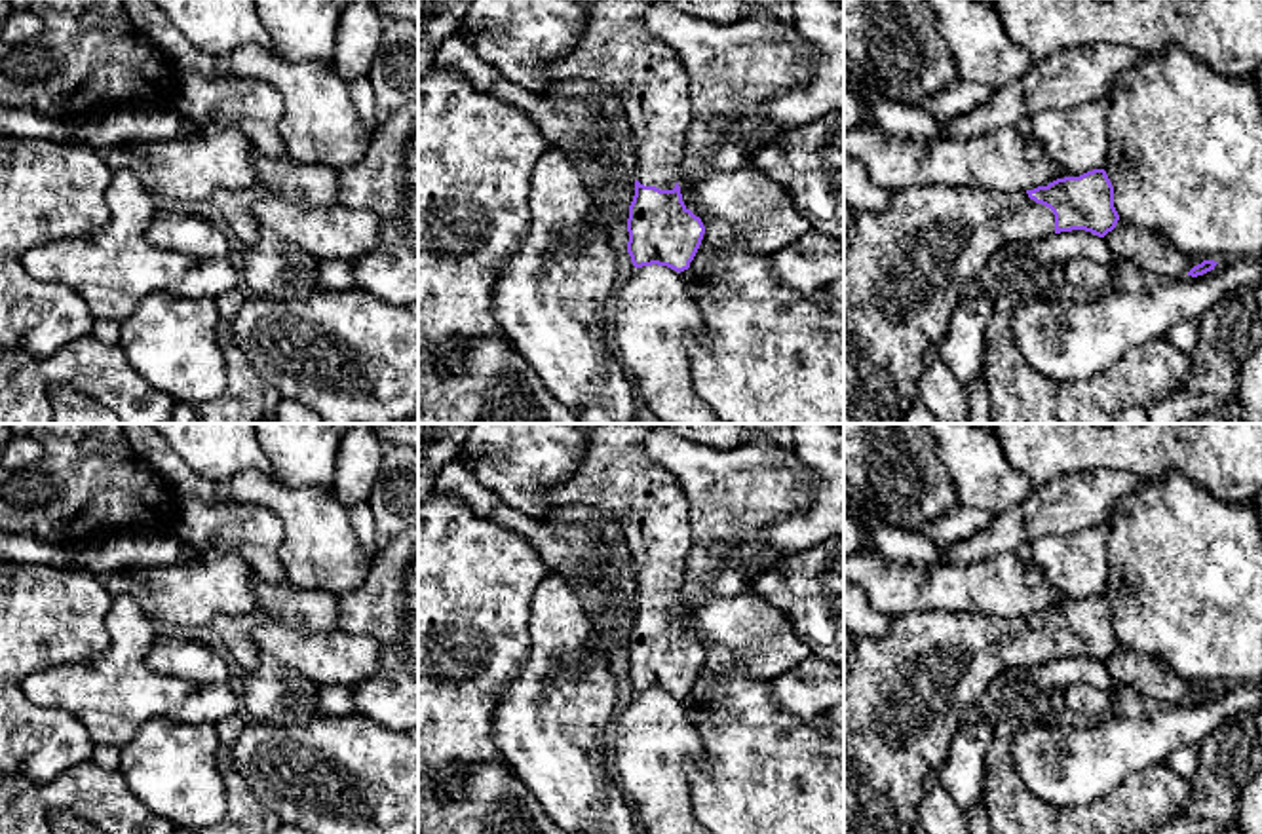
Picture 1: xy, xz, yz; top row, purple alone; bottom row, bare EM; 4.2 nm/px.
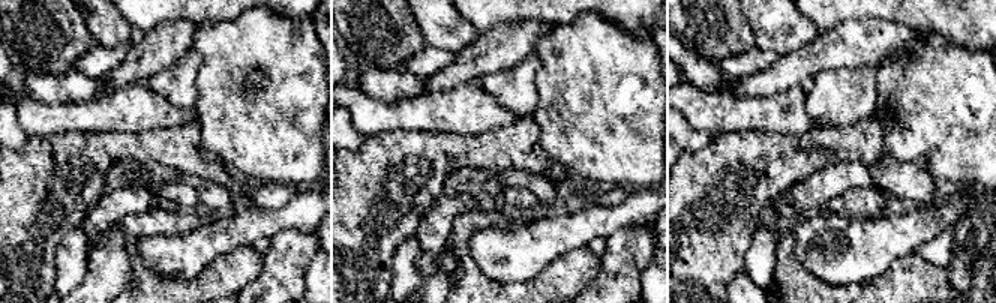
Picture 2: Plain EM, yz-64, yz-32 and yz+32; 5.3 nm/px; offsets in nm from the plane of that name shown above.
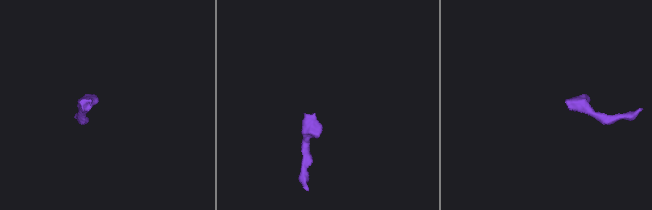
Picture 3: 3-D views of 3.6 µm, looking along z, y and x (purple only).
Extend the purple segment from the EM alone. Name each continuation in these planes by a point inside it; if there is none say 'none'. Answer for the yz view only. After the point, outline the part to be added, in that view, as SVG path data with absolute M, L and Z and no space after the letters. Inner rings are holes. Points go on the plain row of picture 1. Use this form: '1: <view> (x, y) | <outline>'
1: yz (907, 692) | M926 612L893 619L880 638L857 636L844 680L844 834L910 834L918 826L927 779L950 752L964 718L986 697L988 686L1013 667L1055 657L1055 640L1026 617L1004 619L979 612Z

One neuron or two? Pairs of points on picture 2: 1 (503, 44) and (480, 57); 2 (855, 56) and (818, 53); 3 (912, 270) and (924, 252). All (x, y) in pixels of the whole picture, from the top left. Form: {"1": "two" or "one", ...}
{"1": "one", "2": "one", "3": "two"}

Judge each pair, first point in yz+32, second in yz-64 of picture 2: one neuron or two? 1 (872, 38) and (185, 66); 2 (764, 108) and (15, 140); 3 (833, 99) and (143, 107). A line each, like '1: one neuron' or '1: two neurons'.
1: two neurons
2: two neurons
3: two neurons

